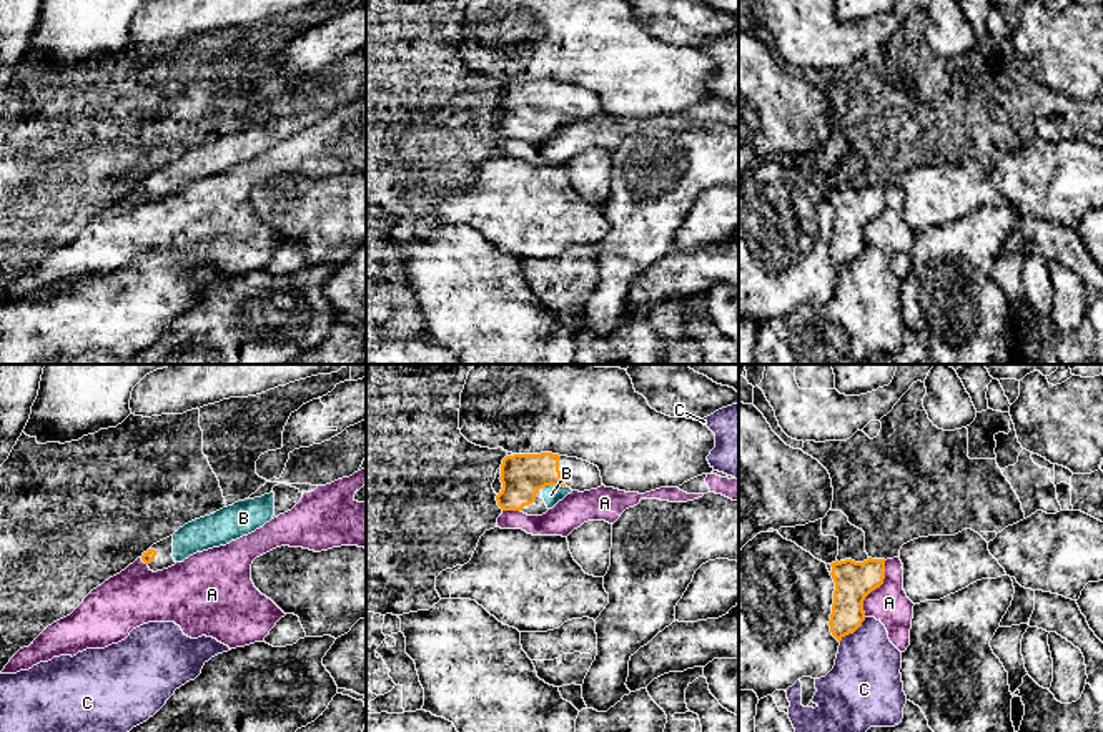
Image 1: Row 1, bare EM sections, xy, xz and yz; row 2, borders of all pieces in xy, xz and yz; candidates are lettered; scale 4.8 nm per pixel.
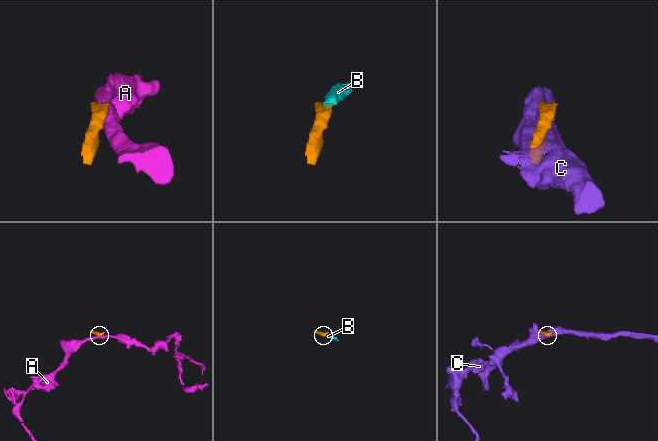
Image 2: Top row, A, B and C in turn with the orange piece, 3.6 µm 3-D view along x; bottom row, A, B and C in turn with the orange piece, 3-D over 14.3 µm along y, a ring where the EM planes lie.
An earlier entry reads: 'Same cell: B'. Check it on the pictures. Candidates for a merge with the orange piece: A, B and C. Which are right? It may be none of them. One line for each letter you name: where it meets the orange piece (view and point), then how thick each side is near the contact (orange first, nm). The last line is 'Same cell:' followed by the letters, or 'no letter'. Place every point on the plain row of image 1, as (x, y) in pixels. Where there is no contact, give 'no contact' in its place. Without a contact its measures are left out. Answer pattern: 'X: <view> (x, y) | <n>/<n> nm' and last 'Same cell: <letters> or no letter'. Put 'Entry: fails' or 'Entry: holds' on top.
Entry: holds
B: xz (553, 112) | 200/90 nm
Same cell: B

